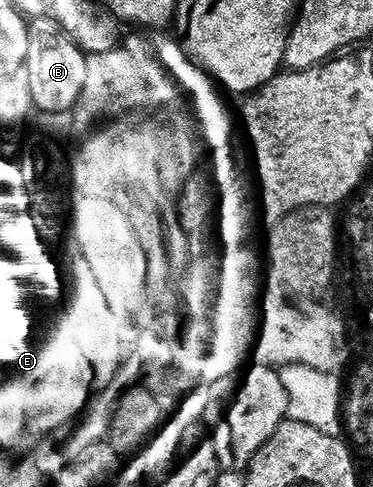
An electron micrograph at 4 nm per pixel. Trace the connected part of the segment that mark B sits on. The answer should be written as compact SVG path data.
M45 19L31 20L28 36L30 37L30 49L28 50L28 62L26 64L26 78L30 85L33 108L37 112L72 111L82 93L82 85L86 85L88 55L81 51L80 46L69 35L65 35L58 25L54 25Z

